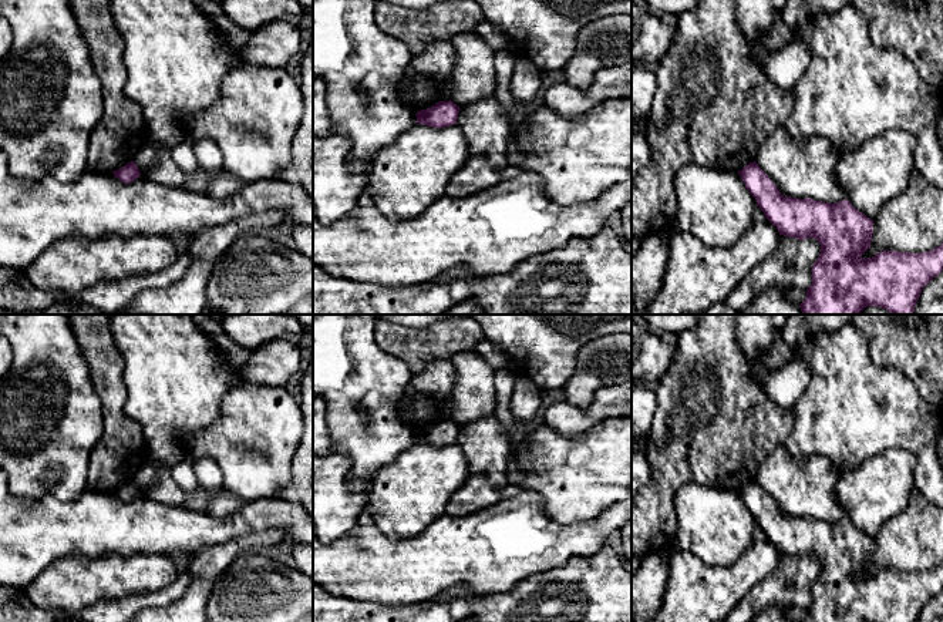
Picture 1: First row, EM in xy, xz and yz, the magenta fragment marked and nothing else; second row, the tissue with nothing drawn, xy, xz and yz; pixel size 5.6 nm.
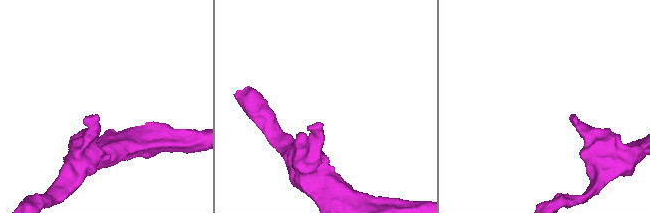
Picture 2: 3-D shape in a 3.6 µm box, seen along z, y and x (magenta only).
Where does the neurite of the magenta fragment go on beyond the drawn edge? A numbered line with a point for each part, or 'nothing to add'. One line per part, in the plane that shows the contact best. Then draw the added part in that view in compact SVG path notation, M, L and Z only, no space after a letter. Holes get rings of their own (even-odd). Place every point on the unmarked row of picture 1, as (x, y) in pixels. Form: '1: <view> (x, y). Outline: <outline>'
nothing to add

